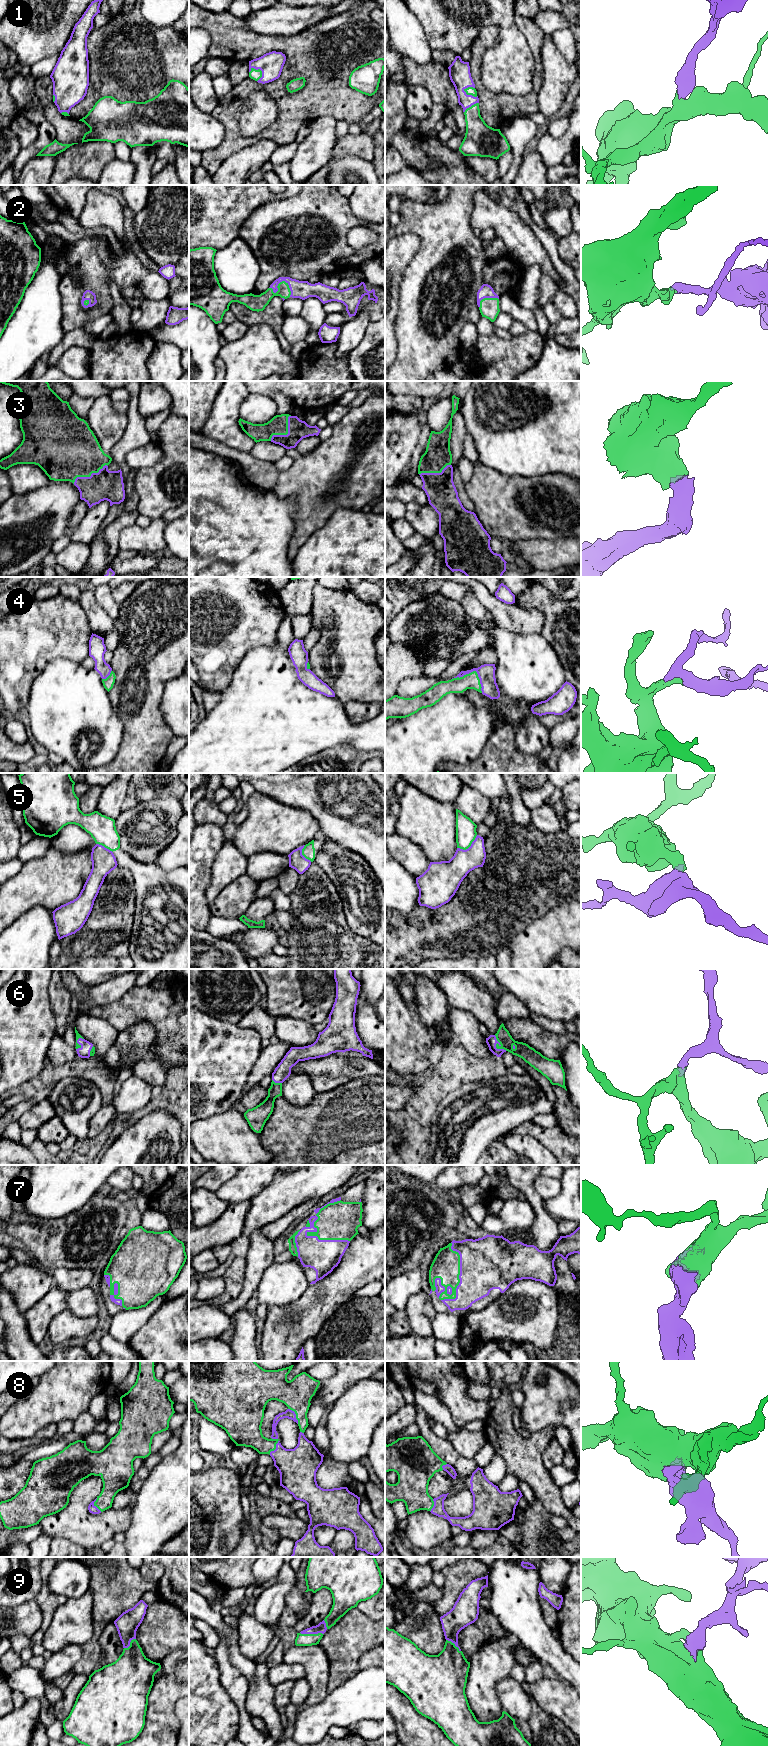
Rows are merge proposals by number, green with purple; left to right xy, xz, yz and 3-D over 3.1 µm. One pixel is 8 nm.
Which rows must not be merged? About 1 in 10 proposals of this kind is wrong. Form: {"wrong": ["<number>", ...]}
{"wrong": ["5"]}

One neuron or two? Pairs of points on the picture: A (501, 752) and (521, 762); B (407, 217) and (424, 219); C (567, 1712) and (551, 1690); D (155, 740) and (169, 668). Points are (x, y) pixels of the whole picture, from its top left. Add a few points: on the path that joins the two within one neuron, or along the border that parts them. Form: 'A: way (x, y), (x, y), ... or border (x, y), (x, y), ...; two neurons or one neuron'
A: way (506, 757), (511, 762), (516, 762); one neuron
B: way (411, 217), (420, 218); one neuron
C: way (567, 1707), (556, 1695); one neuron
D: way (151, 722), (151, 686); one neuron

